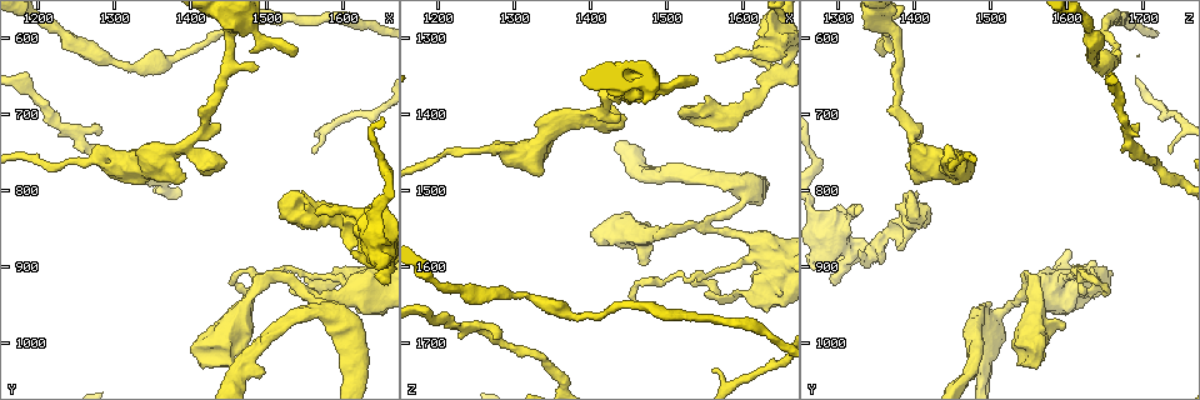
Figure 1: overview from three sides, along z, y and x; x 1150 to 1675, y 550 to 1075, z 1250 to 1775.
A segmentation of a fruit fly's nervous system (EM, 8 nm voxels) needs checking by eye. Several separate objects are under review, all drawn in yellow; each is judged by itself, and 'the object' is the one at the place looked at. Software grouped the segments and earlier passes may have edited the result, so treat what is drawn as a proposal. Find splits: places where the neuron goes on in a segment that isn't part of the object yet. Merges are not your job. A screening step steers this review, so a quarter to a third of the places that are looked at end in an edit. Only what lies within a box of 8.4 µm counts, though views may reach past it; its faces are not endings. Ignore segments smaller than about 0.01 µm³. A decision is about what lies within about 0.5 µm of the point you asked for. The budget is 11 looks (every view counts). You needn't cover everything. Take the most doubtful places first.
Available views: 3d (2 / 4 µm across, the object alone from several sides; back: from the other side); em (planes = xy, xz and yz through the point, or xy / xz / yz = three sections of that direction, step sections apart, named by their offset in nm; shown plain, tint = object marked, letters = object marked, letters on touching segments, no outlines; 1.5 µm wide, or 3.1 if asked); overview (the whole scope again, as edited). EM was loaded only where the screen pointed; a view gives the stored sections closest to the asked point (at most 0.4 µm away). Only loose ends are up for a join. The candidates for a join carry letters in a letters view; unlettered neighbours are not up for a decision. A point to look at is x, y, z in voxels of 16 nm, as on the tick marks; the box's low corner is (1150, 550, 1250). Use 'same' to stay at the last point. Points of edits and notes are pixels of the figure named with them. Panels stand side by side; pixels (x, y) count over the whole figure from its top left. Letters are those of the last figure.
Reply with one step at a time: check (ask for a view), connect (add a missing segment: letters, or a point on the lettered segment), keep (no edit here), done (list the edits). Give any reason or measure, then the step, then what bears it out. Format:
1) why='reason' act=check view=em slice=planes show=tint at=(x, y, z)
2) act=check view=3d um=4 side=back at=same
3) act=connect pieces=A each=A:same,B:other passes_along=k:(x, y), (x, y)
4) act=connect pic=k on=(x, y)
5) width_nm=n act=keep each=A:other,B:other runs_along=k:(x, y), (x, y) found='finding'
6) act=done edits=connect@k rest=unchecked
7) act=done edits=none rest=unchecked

why='an open end' act=check view=em slice=planes show=tint at=(1390, 780, 1395)

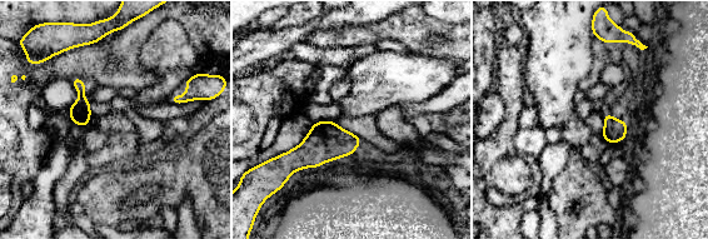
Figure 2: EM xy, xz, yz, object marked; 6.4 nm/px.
act=check view=em slice=planes show=letters at=same

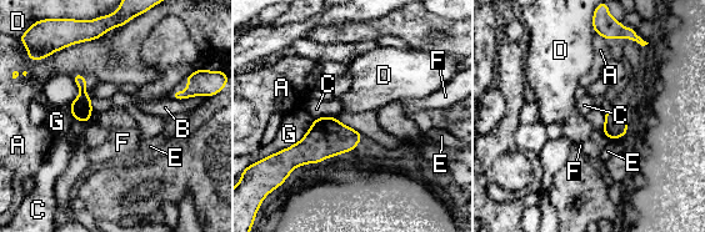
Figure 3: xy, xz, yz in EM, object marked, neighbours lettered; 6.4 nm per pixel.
act=keep each=A:other,B:other,C:other,D:other,E:other,F:other,G:other border=3:(94, 111), (88, 122), (73, 120) found='none of them fits'

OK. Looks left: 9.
act=check view=3d um=2 at=(1270, 715, 1690)

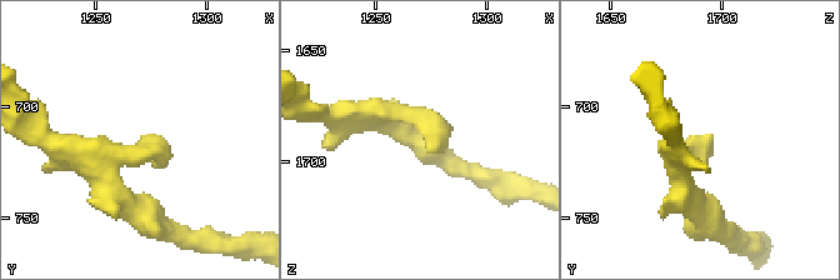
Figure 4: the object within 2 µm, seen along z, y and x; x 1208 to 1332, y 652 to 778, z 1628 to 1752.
arm_widths_nm=190,200 act=check view=em slice=planes show=letters at=(1274, 713, 1696)

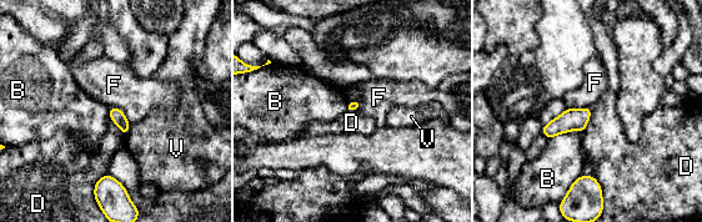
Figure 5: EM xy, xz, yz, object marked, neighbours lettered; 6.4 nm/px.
act=keep each=B:other,D:other,F:other,V:other border=5:(106, 172), (95, 183), (93, 195) found='no lettered segment goes on from it'

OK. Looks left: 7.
why='an open end' act=check view=em slice=planes show=letters at=(1610, 875, 1380)

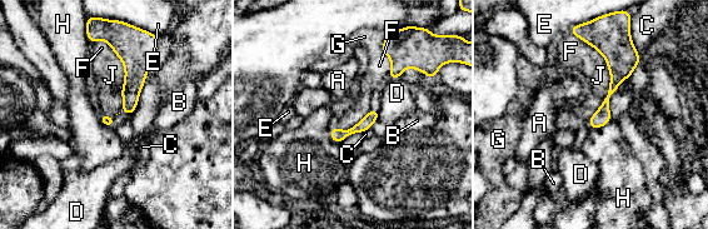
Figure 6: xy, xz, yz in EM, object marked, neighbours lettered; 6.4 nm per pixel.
longest_contact=J:460nm act=keep each=A:other,B:other,C:other,D:other,E:other,F:other,G:other,H:other,J:other border=6:(597, 50), (609, 88), (587, 119) found='none of them fits'

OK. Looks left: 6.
why='free end' act=check view=3d um=2 at=(1445, 585, 1340)

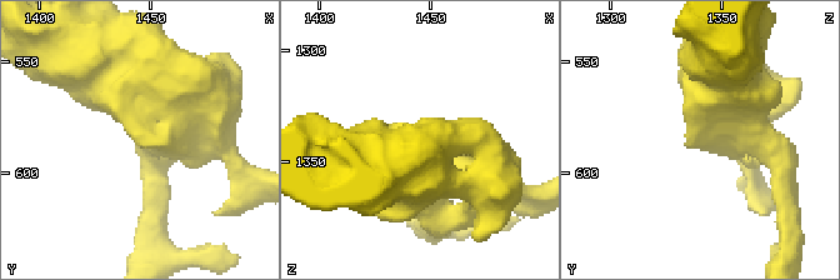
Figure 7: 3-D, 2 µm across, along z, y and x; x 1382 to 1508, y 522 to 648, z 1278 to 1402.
arm_widths_nm=200,360 why='shape alone is not enough' act=check view=em slice=planes show=letters at=(1441, 585, 1335)

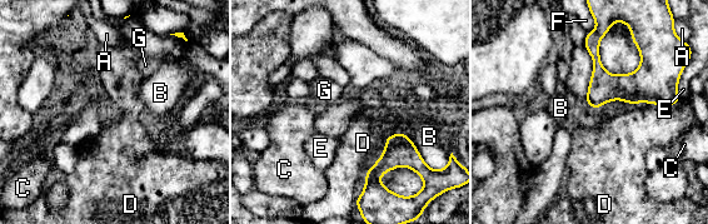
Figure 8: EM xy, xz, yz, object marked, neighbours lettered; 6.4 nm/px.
width_nm=180 act=keep each=A:other,B:other,C:other,D:other,E:other,F:other,G:other runs_along=8:(589, 35), (614, 86), (664, 96) found='no lettered segment goes on from it'

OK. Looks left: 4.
act=done edits=none rest=unchecked

